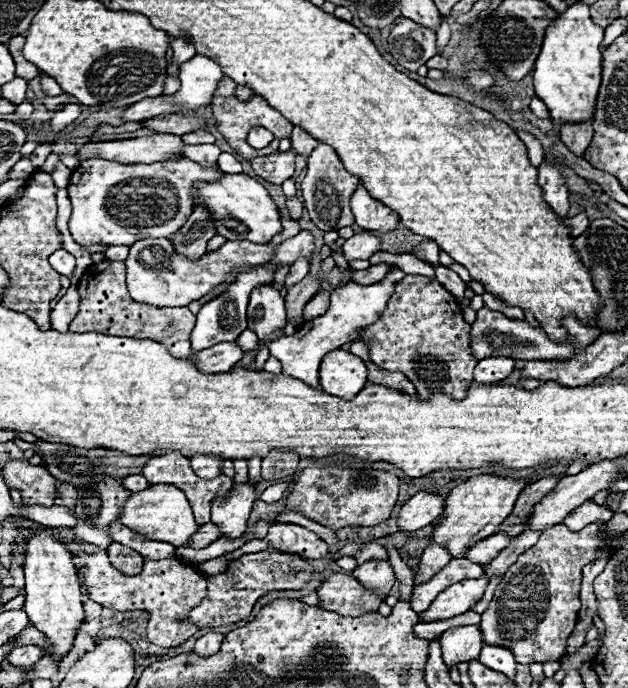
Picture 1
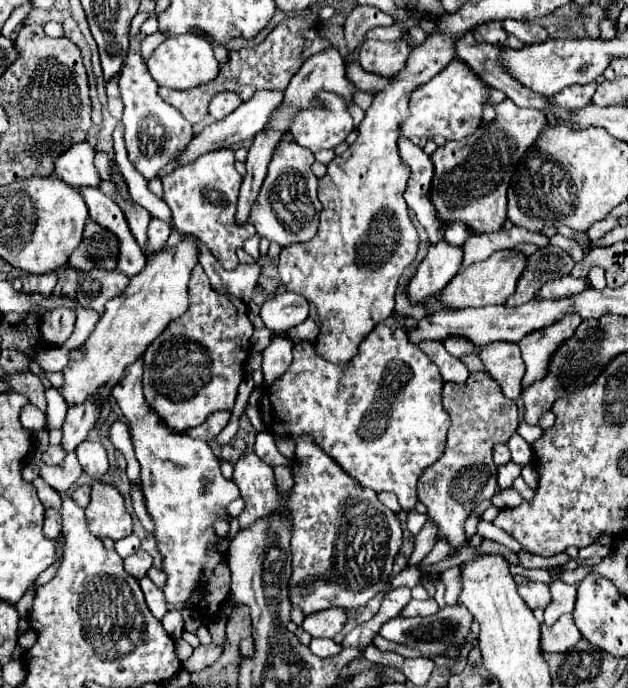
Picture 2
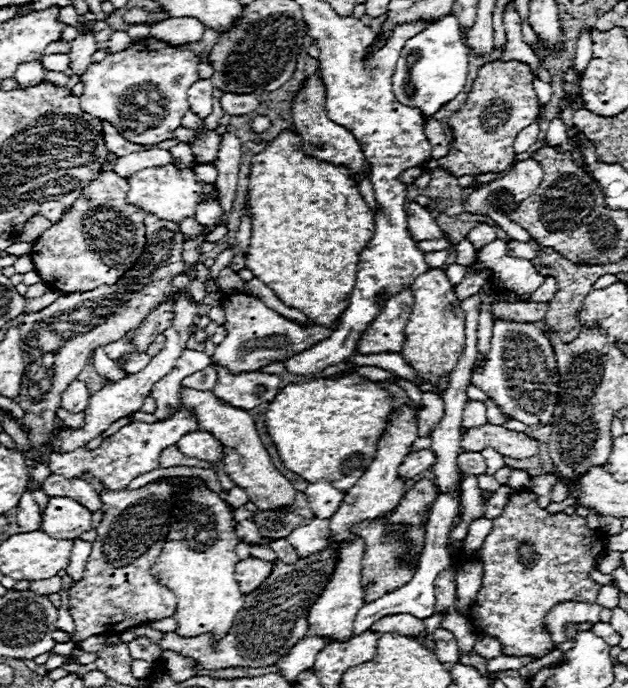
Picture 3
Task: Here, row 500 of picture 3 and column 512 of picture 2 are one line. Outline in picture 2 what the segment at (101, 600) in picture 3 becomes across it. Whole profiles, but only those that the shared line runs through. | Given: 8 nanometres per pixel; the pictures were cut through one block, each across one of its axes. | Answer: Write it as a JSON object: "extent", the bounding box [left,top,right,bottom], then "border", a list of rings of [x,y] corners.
{"extent":[430,100,546,234],"border":[[[504,100],[494,106],[496,118],[482,122],[480,128],[458,142],[446,142],[430,158],[434,162],[434,178],[430,202],[442,224],[464,222],[476,234],[496,232],[506,222],[506,190],[522,154],[538,140],[546,128],[546,116],[540,110],[516,106]]]}

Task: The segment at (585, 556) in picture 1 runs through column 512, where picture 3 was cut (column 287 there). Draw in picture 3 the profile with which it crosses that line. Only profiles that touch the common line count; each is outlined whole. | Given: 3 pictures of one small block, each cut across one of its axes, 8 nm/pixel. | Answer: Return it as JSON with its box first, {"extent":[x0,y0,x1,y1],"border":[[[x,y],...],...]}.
{"extent":[158,540,338,670],"border":[[[328,540],[326,550],[310,554],[308,558],[298,558],[296,564],[284,564],[282,560],[276,560],[270,576],[256,590],[244,596],[244,606],[238,612],[230,632],[222,640],[218,640],[216,646],[212,634],[180,638],[175,633],[166,633],[158,644],[162,650],[182,652],[184,656],[198,660],[198,668],[204,670],[218,670],[230,666],[272,666],[304,638],[308,608],[318,600],[318,596],[326,588],[336,562],[338,548],[332,540]]]}

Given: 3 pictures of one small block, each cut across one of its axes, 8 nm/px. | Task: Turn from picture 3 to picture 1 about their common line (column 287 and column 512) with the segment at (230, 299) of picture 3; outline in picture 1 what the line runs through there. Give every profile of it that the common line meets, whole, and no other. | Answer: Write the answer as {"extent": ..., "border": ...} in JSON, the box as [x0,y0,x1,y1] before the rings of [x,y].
{"extent":[470,306,602,360],"border":[[[486,306],[478,310],[476,322],[472,324],[472,334],[470,334],[470,346],[472,352],[478,360],[482,360],[484,356],[512,356],[512,360],[570,360],[572,354],[584,352],[586,346],[590,346],[594,340],[600,338],[602,330],[600,328],[592,328],[582,324],[580,320],[574,320],[572,314],[568,314],[562,320],[562,328],[566,328],[566,340],[562,342],[554,342],[546,336],[546,332],[540,326],[530,326],[526,320],[514,320],[514,318],[506,318],[502,312],[496,310],[488,310]]]}

